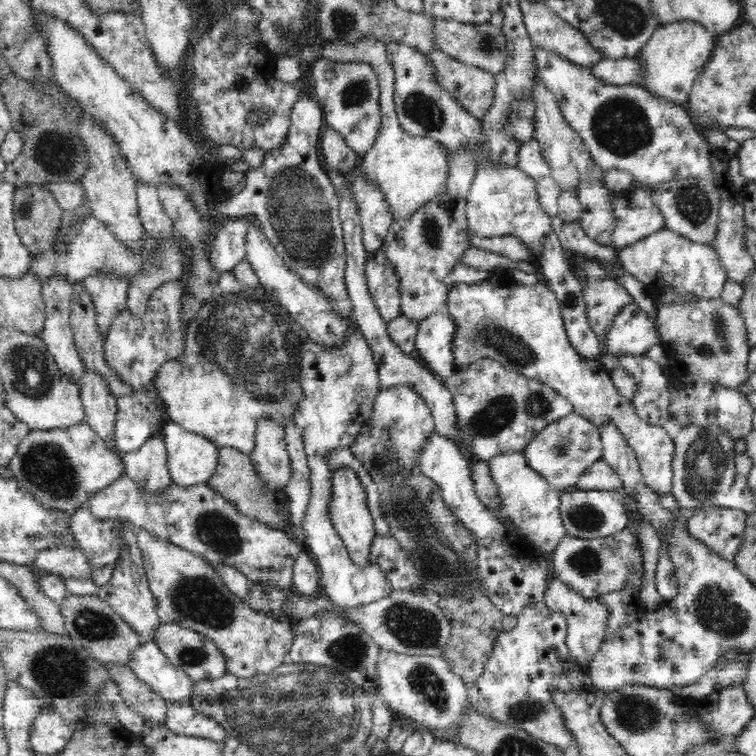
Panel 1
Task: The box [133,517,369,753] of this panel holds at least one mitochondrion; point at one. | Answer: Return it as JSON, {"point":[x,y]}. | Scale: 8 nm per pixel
{"point":[197,597]}

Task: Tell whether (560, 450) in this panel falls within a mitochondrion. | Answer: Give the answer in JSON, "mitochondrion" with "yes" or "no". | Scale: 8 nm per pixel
{"mitochondrion":"yes"}

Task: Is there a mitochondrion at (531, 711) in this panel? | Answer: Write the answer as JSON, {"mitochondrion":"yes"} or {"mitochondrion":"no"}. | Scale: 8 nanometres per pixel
{"mitochondrion":"yes"}

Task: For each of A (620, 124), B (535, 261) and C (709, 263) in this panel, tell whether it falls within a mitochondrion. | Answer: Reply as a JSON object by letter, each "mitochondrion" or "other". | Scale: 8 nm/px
{"A":"mitochondrion","B":"other","C":"other"}

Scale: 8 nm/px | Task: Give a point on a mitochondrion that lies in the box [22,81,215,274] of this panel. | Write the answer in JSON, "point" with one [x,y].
{"point":[55,152]}

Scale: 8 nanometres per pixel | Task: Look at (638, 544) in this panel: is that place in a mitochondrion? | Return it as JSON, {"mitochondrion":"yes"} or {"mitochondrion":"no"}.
{"mitochondrion":"no"}

